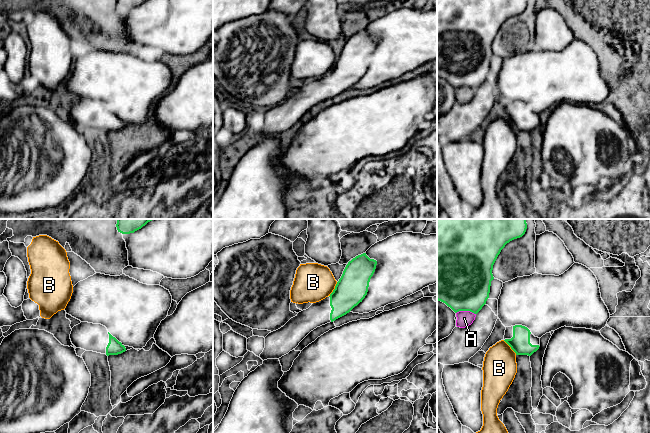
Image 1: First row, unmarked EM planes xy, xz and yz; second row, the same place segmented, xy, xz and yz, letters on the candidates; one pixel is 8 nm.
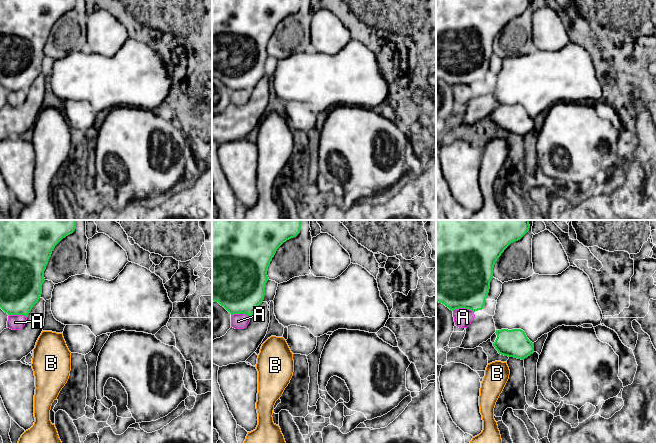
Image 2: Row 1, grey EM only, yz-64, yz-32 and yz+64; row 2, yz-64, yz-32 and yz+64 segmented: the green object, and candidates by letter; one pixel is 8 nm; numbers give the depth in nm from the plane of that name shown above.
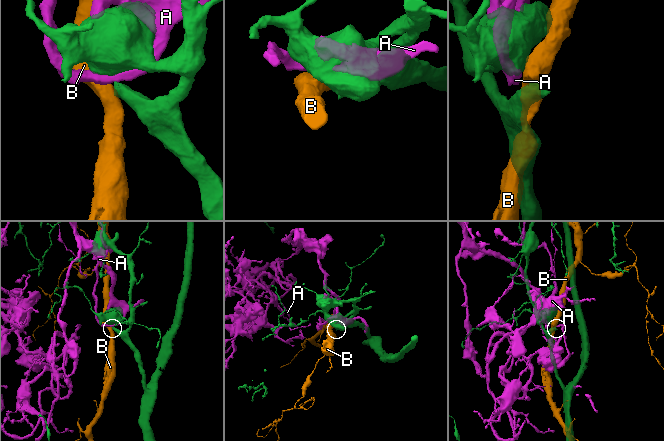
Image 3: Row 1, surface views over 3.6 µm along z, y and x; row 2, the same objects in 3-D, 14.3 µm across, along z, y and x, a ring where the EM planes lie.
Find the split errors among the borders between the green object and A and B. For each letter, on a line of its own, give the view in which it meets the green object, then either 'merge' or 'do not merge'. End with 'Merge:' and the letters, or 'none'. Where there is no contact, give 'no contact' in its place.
A: yz | do not merge
B: yz | do not merge
Merge: none

